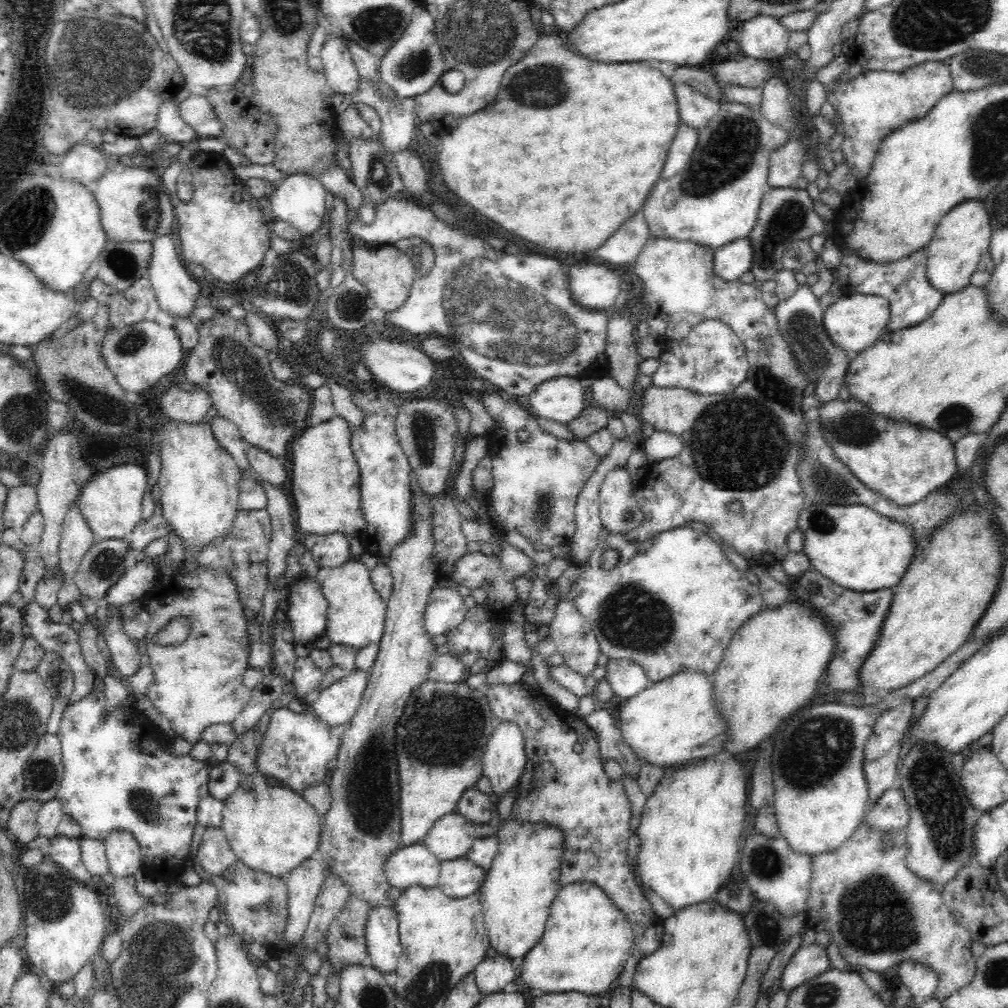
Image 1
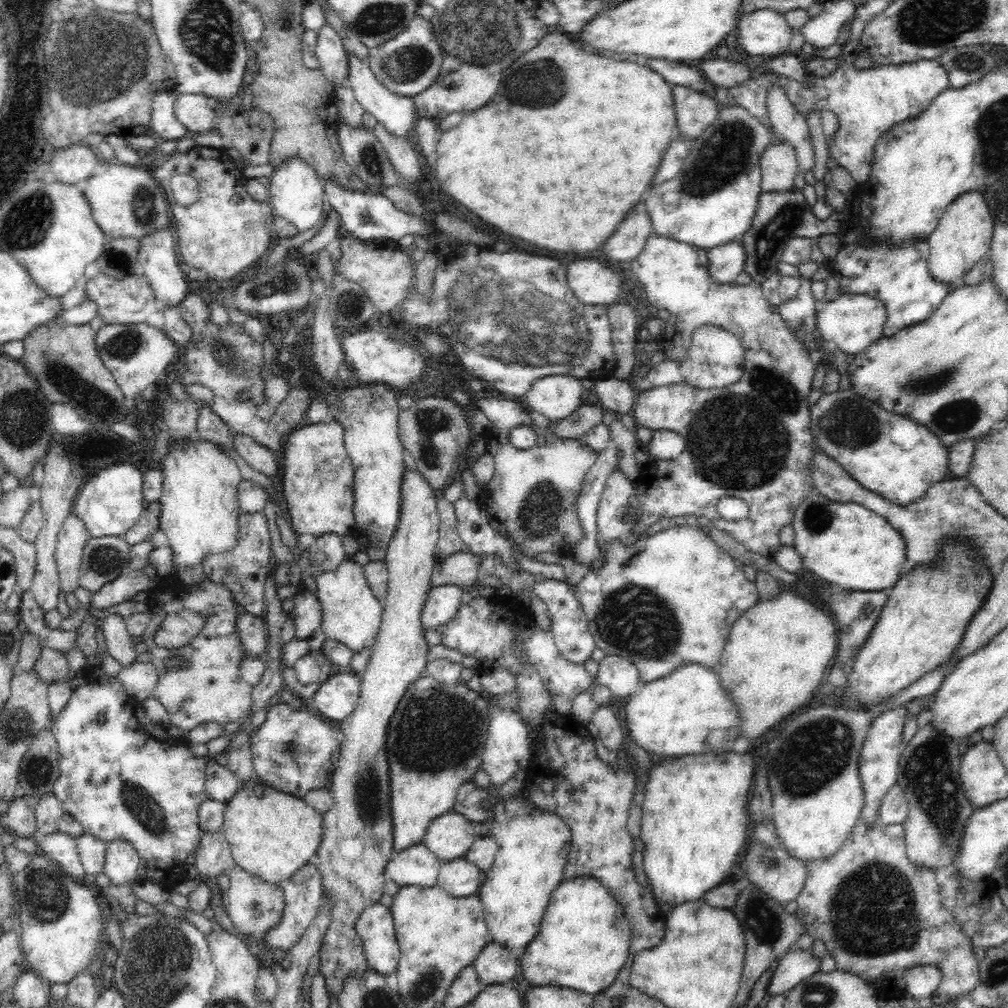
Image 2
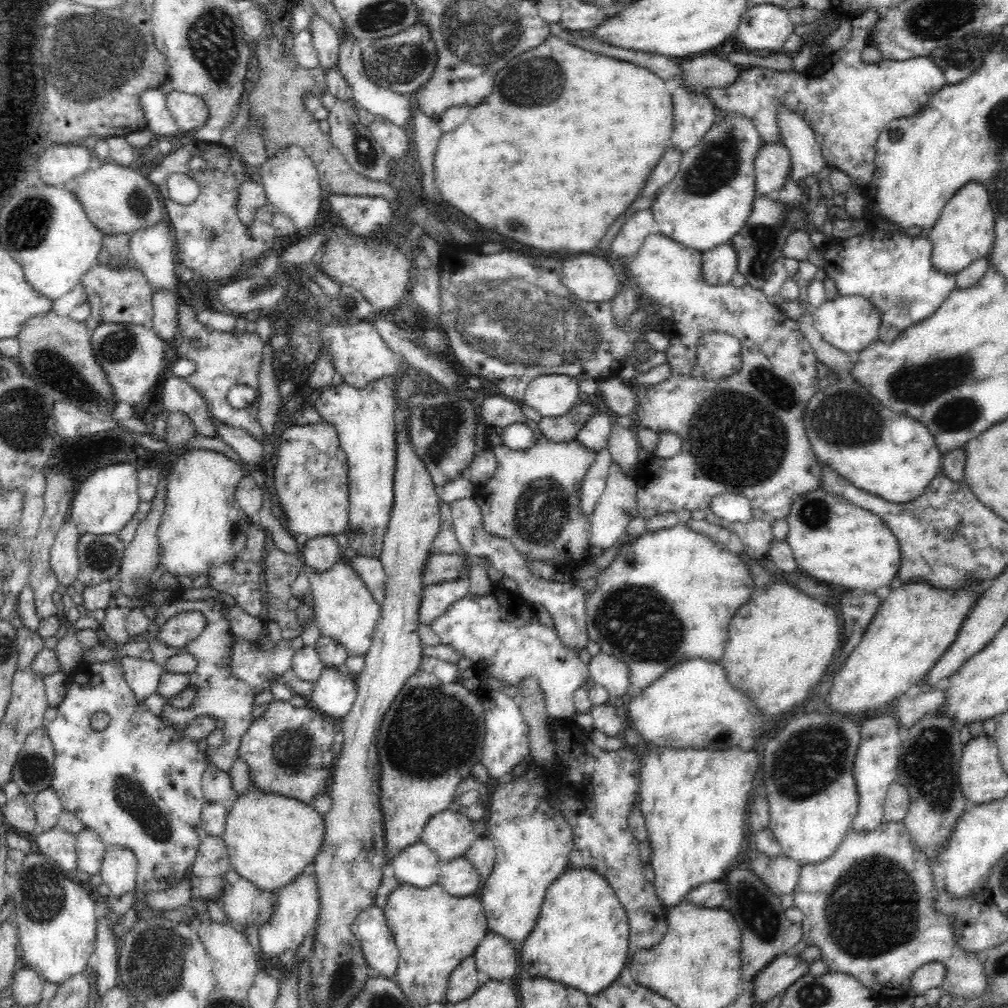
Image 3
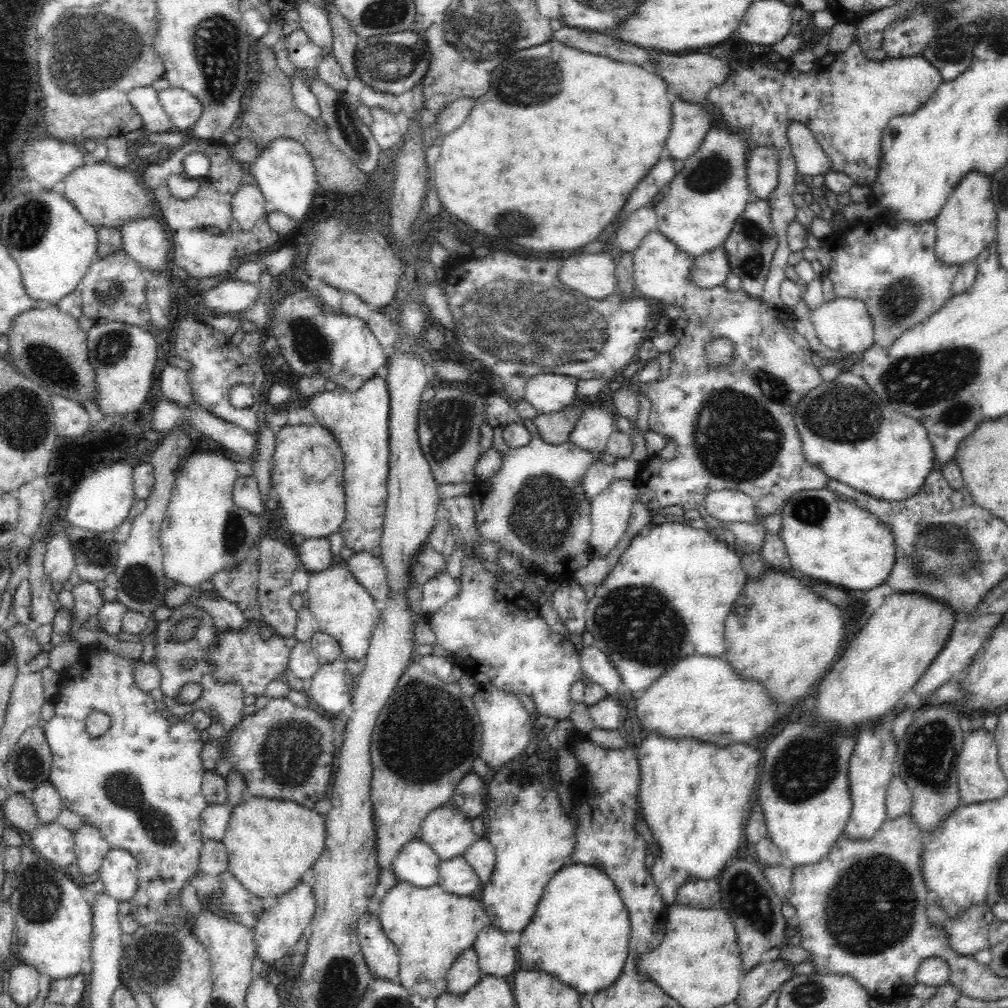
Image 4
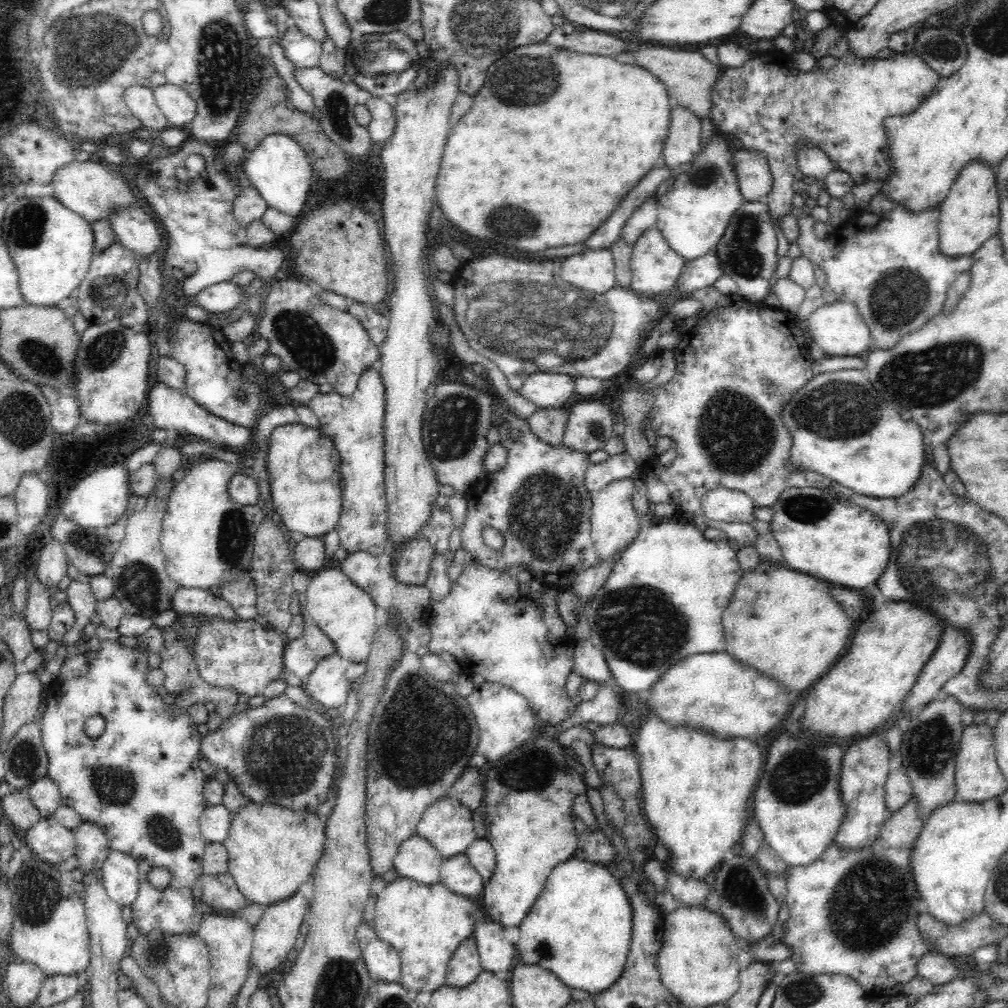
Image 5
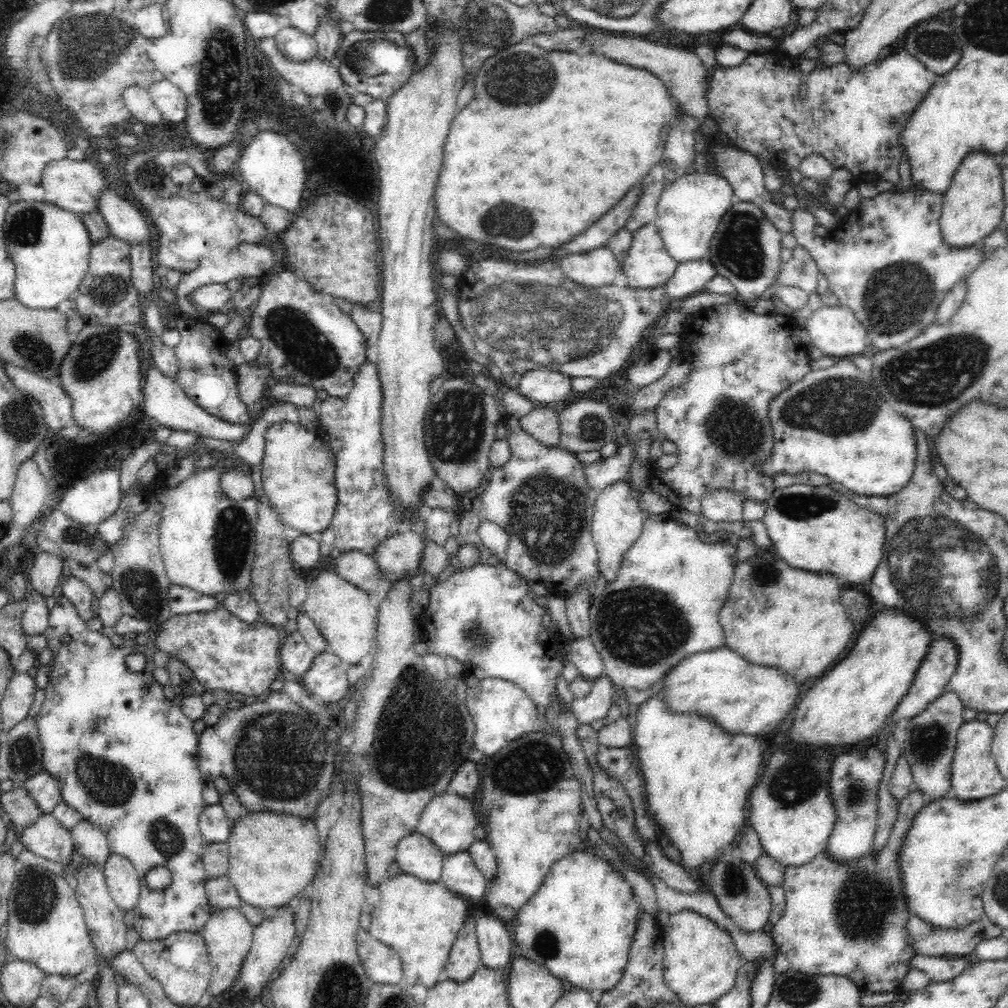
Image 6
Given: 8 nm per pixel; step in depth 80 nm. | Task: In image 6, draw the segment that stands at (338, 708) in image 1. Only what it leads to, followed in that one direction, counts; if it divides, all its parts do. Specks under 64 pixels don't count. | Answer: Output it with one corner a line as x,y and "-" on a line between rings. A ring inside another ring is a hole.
324,650
314,654
310,668
299,681
309,694
316,694
324,702
338,702
348,692
346,667
339,656

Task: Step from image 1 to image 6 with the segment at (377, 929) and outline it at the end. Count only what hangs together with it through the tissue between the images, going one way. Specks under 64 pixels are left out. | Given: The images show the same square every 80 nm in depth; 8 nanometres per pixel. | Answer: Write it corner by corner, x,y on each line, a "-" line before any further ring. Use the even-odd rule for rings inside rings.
362,928
356,935
356,953
373,983
403,984
403,965
397,953

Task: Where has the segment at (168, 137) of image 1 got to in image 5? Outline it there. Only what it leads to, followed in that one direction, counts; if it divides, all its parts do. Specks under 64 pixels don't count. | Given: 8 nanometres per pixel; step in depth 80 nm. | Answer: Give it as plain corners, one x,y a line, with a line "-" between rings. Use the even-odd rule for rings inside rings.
132,85
123,92
123,99
126,106
143,126
152,133
161,131
169,126
165,114
158,108
152,87

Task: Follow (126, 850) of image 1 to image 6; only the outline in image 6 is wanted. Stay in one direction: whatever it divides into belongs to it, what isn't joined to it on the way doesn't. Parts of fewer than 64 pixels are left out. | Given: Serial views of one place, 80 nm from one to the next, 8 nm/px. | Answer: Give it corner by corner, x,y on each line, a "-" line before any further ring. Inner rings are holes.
111,854
102,866
110,897
123,911
133,910
140,898
139,876
131,861

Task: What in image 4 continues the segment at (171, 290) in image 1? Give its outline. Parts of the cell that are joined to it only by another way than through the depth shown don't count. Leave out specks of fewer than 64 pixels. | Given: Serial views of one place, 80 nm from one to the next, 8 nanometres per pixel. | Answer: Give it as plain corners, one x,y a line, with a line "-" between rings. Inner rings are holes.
152,216
132,218
118,226
122,237
122,249
144,270
164,272
170,240
164,226

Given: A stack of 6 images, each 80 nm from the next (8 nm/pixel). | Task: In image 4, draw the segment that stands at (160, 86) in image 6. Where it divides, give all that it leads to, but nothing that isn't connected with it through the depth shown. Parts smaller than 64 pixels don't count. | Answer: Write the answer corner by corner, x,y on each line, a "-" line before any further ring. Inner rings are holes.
173,86
158,91
158,102
170,117
173,128
187,133
202,112
202,103
196,97

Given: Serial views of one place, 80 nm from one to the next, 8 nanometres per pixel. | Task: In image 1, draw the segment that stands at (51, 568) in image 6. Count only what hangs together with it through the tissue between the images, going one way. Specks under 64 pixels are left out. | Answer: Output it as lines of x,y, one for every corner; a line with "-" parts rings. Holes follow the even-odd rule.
75,503
63,520
58,546
57,566
62,571
62,576
60,576
61,589
57,594
57,604
63,608
74,600
80,600
81,592
76,584
75,576
82,557
95,541
96,538

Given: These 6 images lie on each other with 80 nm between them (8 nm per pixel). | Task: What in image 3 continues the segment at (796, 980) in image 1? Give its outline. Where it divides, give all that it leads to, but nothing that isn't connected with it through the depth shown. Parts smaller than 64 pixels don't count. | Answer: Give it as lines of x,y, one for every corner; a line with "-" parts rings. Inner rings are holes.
785,954
776,957
749,981
752,987
752,1006
770,1000
776,994
781,995
790,984
806,975
808,966
809,962
803,962
797,956

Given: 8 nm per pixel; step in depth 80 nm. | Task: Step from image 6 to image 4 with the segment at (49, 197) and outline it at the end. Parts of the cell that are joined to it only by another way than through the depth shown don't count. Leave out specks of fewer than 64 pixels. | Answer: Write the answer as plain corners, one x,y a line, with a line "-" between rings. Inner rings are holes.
86,160
85,164
74,168
62,179
64,197
74,205
74,208
84,217
86,222
98,226
109,226
118,229
132,218
148,218
154,210
154,195
144,191
141,180
132,172
126,172
108,162

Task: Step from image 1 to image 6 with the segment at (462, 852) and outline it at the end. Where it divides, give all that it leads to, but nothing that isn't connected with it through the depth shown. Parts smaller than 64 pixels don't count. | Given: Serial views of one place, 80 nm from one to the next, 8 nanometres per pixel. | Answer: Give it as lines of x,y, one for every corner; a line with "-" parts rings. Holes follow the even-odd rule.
446,790
433,796
432,800
428,802
424,812
420,815
415,832
426,836
446,856
468,850
475,842
474,830
477,826
472,801
465,796

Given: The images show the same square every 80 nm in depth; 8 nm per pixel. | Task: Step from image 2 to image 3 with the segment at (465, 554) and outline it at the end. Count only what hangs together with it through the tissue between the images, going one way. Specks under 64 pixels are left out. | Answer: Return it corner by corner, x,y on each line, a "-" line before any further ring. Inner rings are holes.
430,552
426,558
426,564
422,568
422,586
440,582
440,580
456,580
458,572
462,572
464,555
456,554
434,554

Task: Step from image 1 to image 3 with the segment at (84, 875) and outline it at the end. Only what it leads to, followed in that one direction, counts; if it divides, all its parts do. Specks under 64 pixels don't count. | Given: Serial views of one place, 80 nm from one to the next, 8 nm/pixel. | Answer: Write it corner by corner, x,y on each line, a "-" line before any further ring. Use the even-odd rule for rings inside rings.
54,826
50,831
37,831
32,837
35,852
50,858
72,876
77,864
76,835

